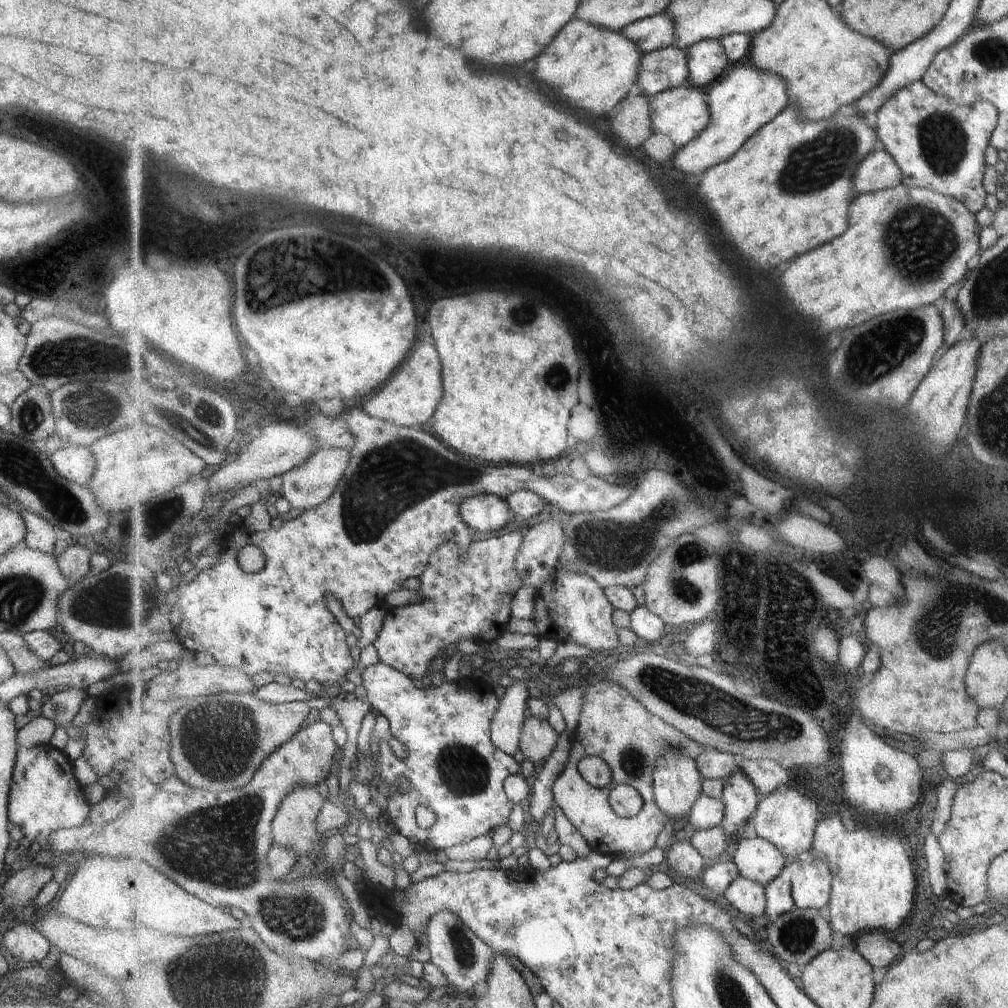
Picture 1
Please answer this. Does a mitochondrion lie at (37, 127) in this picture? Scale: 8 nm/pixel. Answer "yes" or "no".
no

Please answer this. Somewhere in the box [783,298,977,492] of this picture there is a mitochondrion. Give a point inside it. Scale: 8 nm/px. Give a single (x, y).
(891, 340)

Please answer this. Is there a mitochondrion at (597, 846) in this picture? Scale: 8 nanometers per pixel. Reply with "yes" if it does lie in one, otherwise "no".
no

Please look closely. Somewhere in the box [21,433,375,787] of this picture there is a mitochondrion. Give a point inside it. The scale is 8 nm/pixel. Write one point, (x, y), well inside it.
(224, 753)

